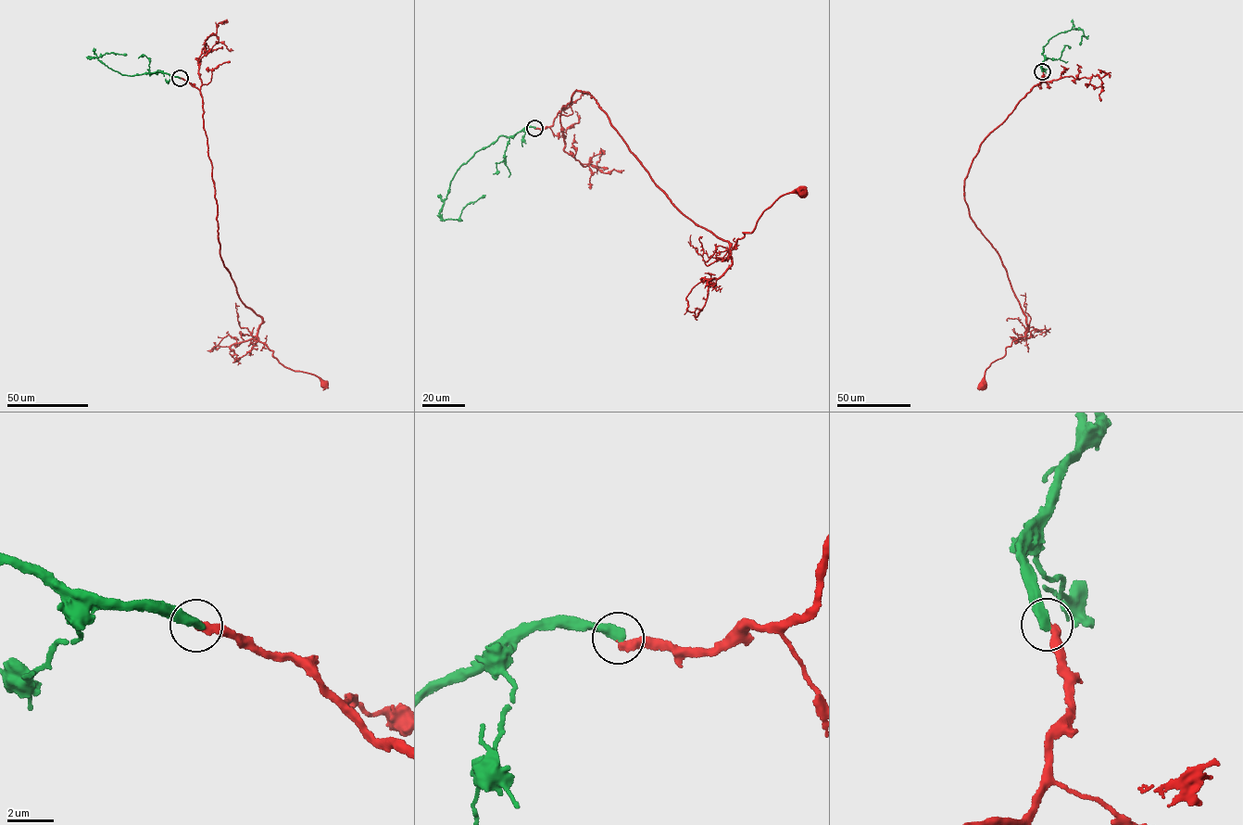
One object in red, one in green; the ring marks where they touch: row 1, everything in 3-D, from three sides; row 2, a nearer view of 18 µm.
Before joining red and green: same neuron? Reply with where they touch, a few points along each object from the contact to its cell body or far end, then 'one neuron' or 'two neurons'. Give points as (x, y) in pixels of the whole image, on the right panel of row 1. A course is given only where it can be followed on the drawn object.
(1042, 71) | red via (1042, 70), (1041, 83), (985, 138), (965, 181), (970, 216), (998, 256), (1028, 328), (990, 364), (983, 386) | green via (1042, 70), (1042, 47), (1051, 38), (1080, 28), (1086, 37), (1082, 36), (1080, 44) | two neurons

